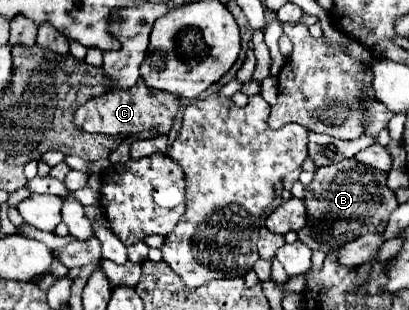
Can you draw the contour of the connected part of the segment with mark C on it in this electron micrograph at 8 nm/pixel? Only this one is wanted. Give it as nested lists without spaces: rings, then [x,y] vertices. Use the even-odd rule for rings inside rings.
[[[137,82],[129,90],[121,92],[107,92],[103,96],[91,98],[75,112],[75,126],[89,134],[105,134],[105,136],[133,136],[143,130],[155,128],[157,134],[169,134],[173,126],[173,118],[179,110],[179,98],[169,96],[167,92],[151,90],[145,86],[145,82]]]

